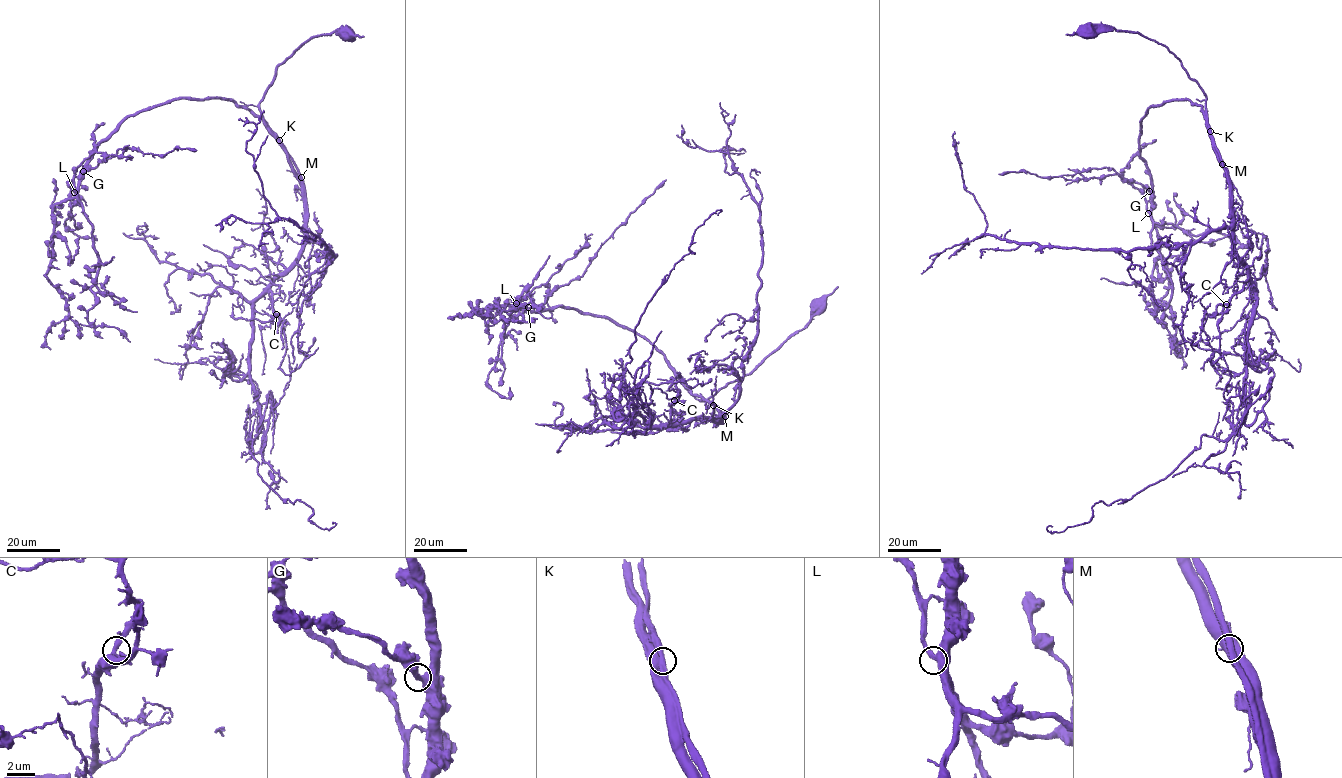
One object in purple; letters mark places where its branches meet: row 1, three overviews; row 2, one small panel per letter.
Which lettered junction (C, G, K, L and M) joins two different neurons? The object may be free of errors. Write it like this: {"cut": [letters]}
{"cut": []}

